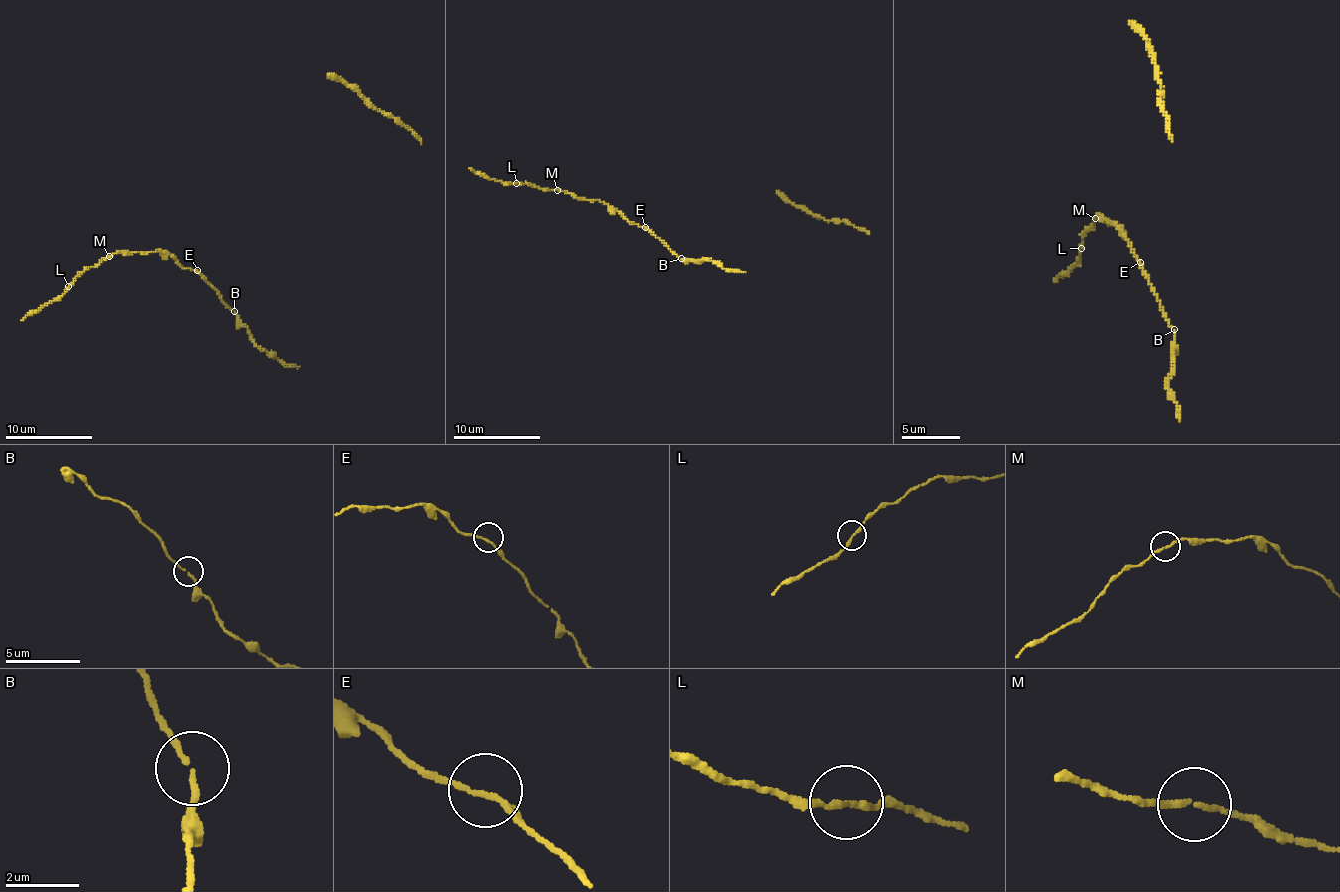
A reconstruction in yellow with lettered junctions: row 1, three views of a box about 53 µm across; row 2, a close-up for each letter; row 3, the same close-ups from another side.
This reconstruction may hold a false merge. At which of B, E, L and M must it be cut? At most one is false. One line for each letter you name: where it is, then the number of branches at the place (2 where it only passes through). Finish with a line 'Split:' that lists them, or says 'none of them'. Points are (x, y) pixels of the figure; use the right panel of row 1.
Split: none of them

